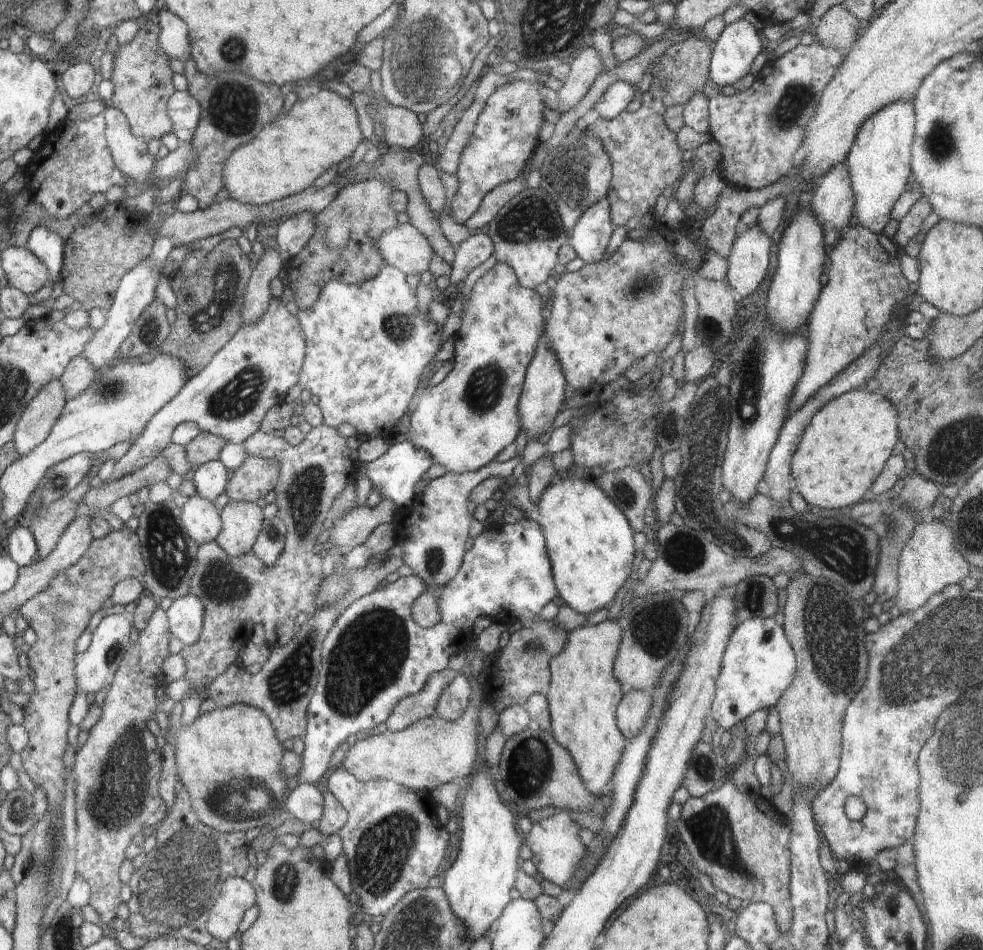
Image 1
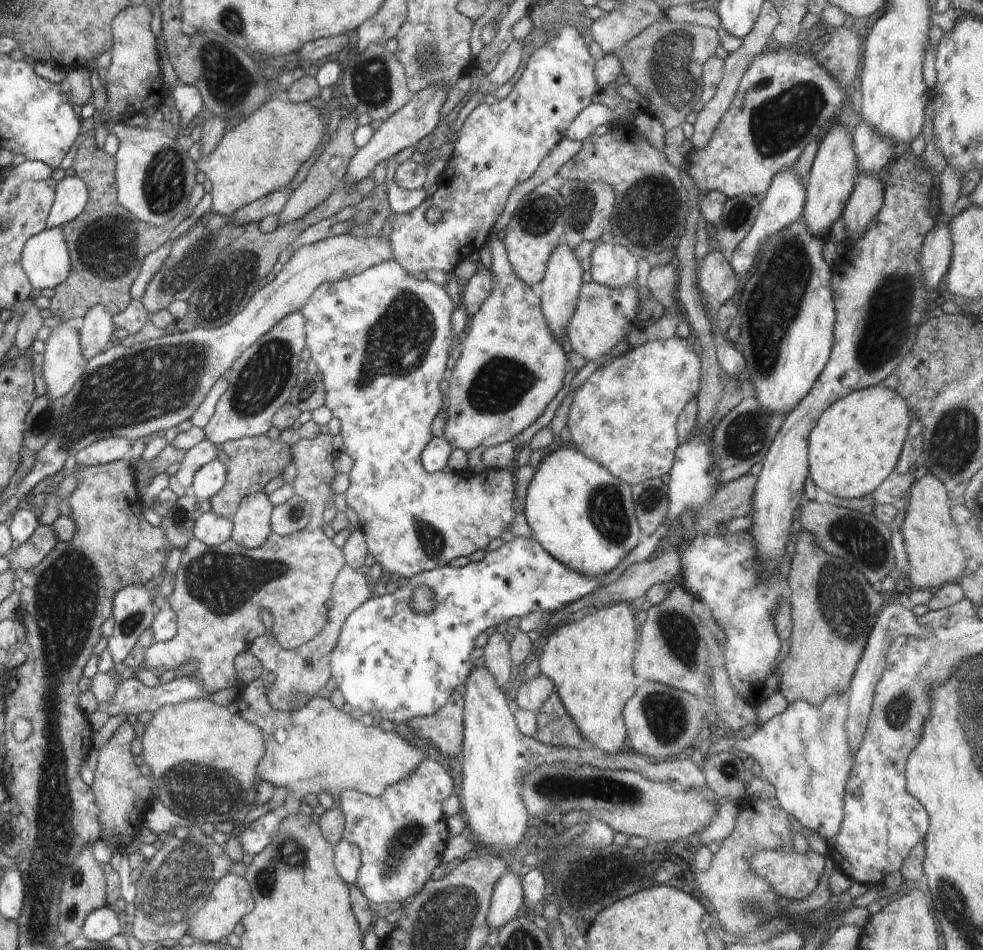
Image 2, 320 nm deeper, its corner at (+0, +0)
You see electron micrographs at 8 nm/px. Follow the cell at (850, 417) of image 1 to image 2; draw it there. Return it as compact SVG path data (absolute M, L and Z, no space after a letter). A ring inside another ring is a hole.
M883 385L858 389L832 403L816 421L808 437L809 477L820 489L840 498L862 498L895 470L911 425L912 412L904 397Z

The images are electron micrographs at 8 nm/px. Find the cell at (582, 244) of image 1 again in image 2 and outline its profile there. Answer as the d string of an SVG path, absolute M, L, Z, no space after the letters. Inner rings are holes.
M595 242L591 252L592 280L599 285L621 289L638 278L638 257L618 242Z

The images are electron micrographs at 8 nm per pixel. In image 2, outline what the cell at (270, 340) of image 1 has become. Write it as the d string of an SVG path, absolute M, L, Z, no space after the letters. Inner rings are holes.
M292 313L284 318L280 323L272 327L260 340L252 347L247 348L238 359L232 363L230 372L226 376L228 388L222 393L217 402L215 413L205 426L205 438L213 445L222 446L228 441L233 441L242 437L255 437L266 435L272 428L273 414L288 400L296 384L298 376L298 362L300 362L300 352L306 346L305 320L298 313Z

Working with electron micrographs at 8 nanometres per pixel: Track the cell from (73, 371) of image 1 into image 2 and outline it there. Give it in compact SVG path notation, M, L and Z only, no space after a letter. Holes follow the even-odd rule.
M96 305L79 320L79 332L85 359L108 348L115 326L113 314L104 306Z

